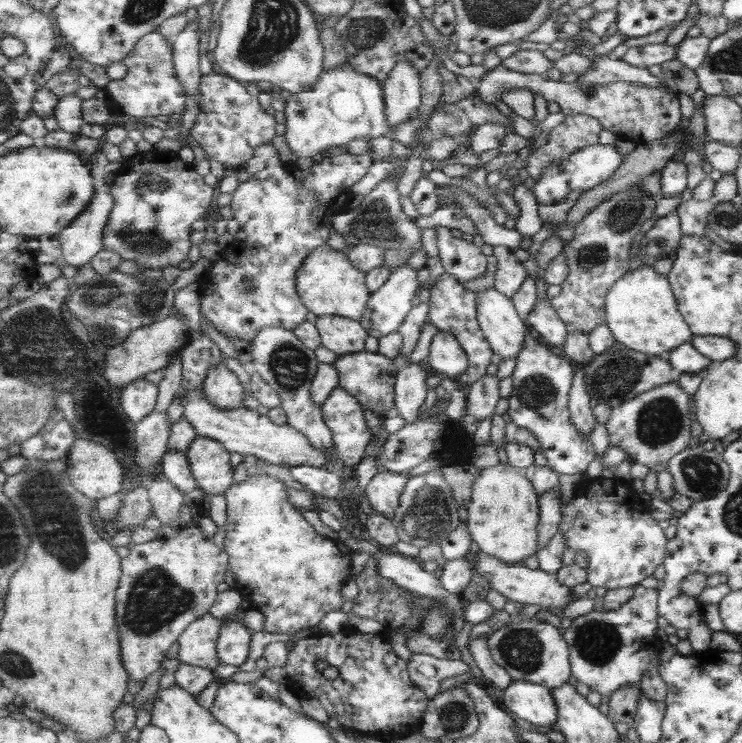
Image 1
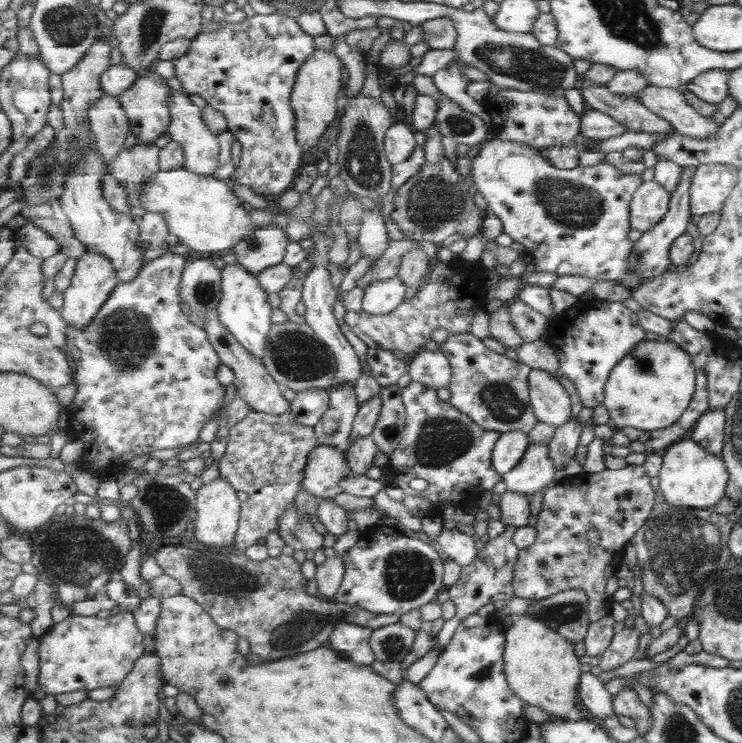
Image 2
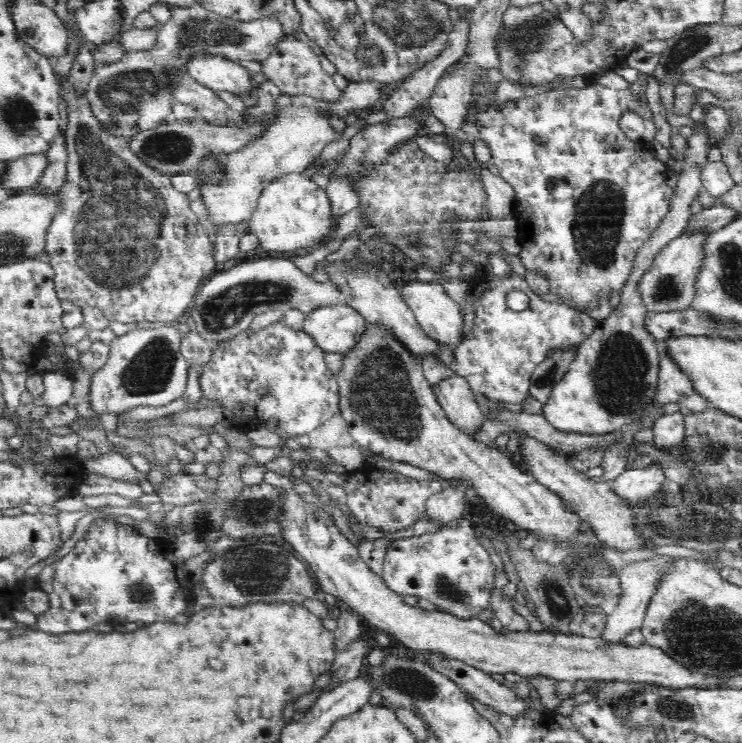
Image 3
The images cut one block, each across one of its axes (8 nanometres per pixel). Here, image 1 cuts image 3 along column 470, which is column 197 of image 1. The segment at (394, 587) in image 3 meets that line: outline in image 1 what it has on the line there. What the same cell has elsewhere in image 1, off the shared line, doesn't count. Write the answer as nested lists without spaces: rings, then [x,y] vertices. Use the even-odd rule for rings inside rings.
[[[191,521],[189,527],[182,528],[180,533],[174,538],[160,539],[156,538],[147,542],[133,545],[130,553],[122,559],[122,580],[116,592],[116,612],[117,620],[119,620],[119,636],[123,636],[123,663],[131,681],[145,681],[147,676],[151,676],[153,672],[157,672],[159,668],[162,668],[162,663],[167,660],[167,652],[173,644],[178,643],[179,637],[182,632],[195,620],[201,618],[210,612],[210,608],[213,606],[215,600],[218,599],[219,589],[218,586],[225,580],[225,572],[230,568],[230,556],[227,554],[225,548],[221,549],[219,546],[215,546],[215,542],[212,539],[205,538],[205,534],[201,532],[199,526],[202,525],[200,521]]]

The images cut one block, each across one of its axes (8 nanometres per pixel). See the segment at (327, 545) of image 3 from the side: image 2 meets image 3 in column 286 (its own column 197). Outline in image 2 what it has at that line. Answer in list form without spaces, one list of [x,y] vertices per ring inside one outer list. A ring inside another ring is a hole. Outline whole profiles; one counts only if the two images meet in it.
[[[222,476],[214,481],[201,486],[197,493],[197,518],[194,524],[194,538],[207,544],[215,546],[218,550],[231,549],[240,525],[240,516],[242,514],[242,501],[237,498],[237,489],[231,486],[231,483]]]

